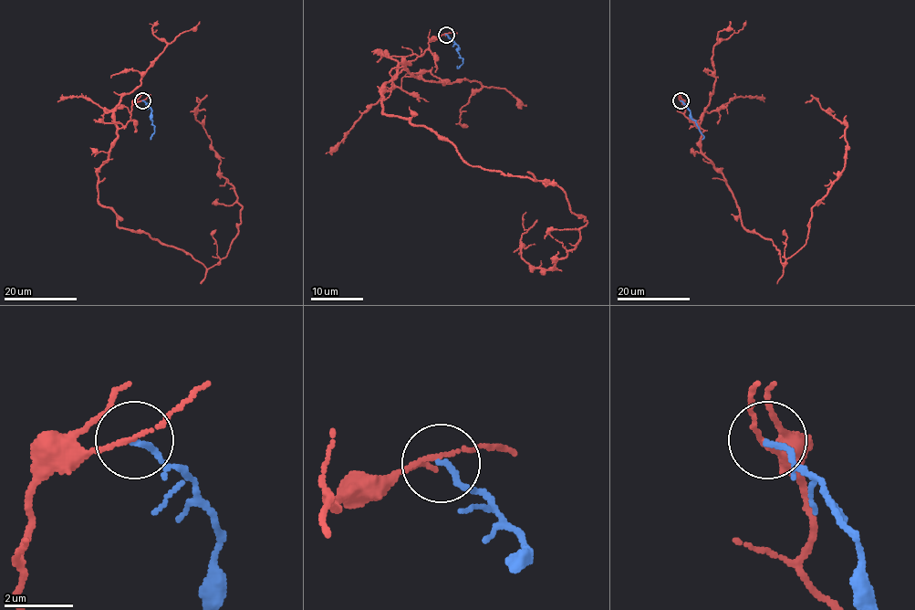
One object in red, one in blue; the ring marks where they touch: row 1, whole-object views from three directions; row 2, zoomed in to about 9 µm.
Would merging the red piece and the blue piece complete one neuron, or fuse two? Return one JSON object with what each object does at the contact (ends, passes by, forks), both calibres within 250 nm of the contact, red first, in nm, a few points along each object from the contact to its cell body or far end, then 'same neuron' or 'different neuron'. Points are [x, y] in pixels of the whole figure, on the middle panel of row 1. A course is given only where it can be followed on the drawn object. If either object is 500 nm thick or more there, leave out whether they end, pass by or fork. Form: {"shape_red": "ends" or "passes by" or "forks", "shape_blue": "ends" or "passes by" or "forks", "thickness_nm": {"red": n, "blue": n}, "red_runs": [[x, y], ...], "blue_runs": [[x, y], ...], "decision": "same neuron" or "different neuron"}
{"shape_red": "passes by", "shape_blue": "ends", "thickness_nm": {"red": 100, "blue": 150}, "red_runs": [[446, 34], [399, 66], [382, 112], [473, 167], [556, 184], [587, 221], [556, 268], [522, 254], [525, 212]], "blue_runs": [[446, 34], [458, 46], [463, 63], [458, 68], [457, 66]], "decision": "different neuron"}

